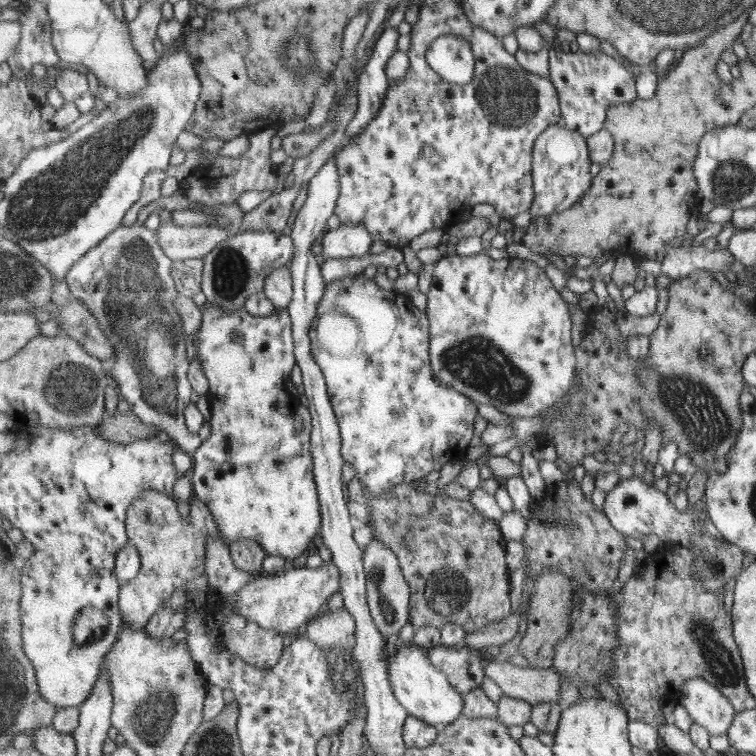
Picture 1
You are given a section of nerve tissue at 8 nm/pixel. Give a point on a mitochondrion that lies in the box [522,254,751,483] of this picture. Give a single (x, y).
(692, 404)

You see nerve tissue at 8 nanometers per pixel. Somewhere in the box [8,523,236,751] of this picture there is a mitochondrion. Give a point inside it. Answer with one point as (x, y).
(154, 712)

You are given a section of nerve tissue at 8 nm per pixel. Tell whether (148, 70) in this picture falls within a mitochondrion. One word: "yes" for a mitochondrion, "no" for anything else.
no

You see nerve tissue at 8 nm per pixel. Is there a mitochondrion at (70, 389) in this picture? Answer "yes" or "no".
yes

